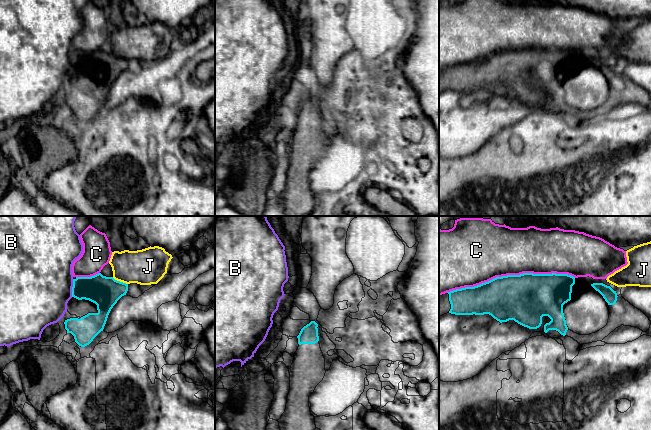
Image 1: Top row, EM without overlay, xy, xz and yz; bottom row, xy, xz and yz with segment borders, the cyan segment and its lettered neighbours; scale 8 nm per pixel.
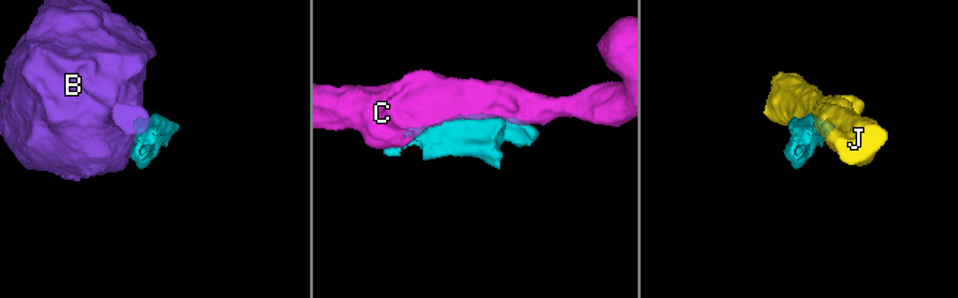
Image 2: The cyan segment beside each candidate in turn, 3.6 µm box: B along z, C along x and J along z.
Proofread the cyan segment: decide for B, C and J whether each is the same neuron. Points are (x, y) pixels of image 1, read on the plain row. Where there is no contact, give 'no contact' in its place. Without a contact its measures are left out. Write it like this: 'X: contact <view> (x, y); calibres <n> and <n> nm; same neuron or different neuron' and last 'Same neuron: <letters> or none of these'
B: contact xy (72, 64); calibres 240 and 500 nm; different neuron
C: contact yz (510, 51); calibres 400 and 440 nm; different neuron
J: contact xy (119, 57); calibres 240 and 280 nm; different neuron
Same neuron: none of these

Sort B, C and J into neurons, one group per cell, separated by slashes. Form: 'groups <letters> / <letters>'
groups B / C / J

